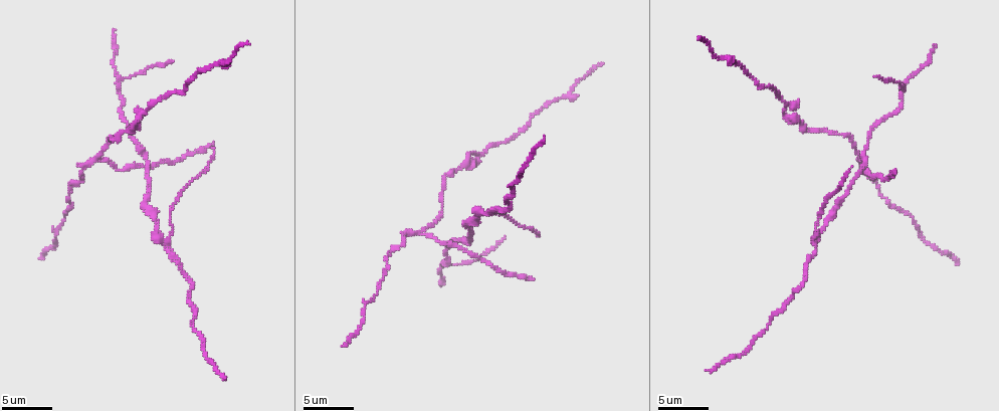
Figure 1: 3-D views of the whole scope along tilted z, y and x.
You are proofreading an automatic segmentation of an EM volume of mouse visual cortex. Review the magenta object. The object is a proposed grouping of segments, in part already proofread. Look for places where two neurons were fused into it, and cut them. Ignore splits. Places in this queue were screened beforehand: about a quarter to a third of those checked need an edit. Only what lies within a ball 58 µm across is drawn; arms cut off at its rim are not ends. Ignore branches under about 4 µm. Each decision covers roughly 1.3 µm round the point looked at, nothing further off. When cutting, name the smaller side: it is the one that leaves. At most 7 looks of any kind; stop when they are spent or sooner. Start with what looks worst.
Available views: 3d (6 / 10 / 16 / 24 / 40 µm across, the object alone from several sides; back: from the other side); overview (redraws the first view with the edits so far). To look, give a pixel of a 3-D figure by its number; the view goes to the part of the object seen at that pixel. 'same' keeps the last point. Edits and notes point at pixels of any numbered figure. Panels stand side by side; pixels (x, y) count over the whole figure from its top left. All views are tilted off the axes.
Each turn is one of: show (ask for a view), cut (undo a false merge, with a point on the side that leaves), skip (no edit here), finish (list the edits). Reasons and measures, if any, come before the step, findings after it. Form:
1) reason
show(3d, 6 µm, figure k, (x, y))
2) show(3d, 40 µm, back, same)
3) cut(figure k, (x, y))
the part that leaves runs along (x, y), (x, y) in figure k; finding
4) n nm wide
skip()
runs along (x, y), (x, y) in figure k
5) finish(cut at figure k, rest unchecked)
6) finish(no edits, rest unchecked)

arms part here
show(3d, 10 µm, figure 1, (98, 154))

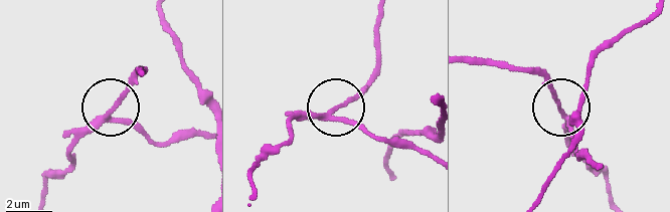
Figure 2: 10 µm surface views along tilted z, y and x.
cut(figure 2, (142, 130))
the part that leaves runs along (111, 118), (126, 120), (162, 143), (203, 137) in figure 2; two neurons meet here

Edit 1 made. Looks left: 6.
show(overview)

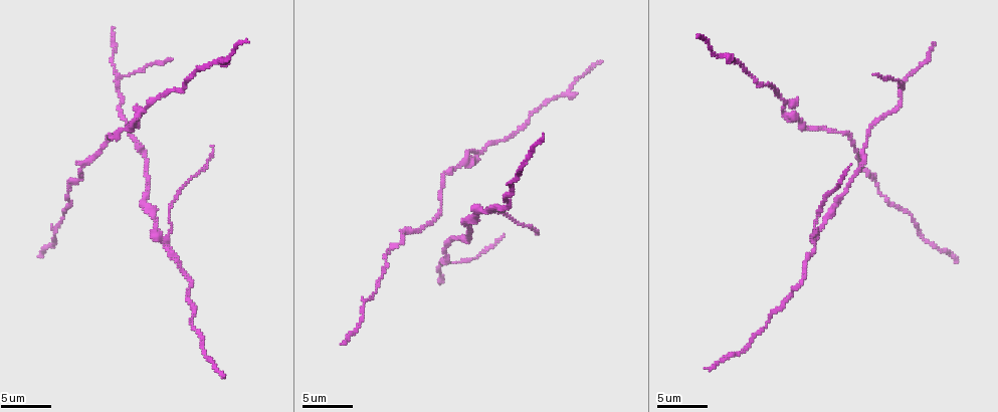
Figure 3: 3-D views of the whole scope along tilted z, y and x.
thick turns thin
show(3d, 16 µm, figure 3, (860, 171))

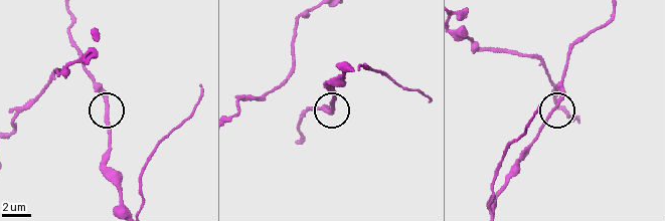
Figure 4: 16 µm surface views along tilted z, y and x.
220 nm wide
skip()
one neuron here

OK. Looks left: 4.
a fork
show(3d, 10 µm, figure 3, (121, 78))

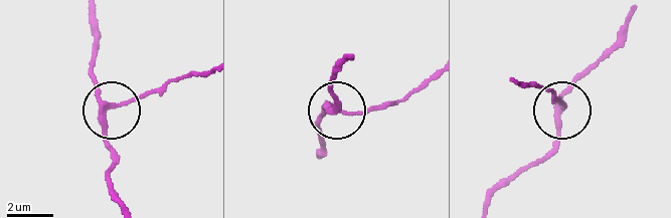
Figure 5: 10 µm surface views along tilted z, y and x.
show(3d, 6 µm, figure 5, (111, 107))

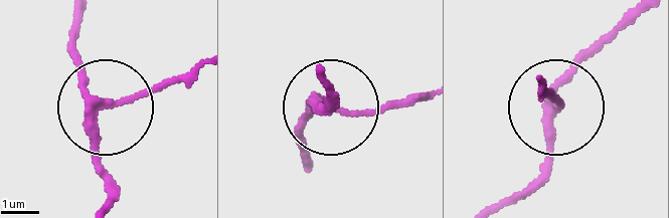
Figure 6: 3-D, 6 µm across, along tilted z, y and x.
3 arms
skip()
all the same neuron

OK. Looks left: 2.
finish(cut at figure 2, rest unchecked)

